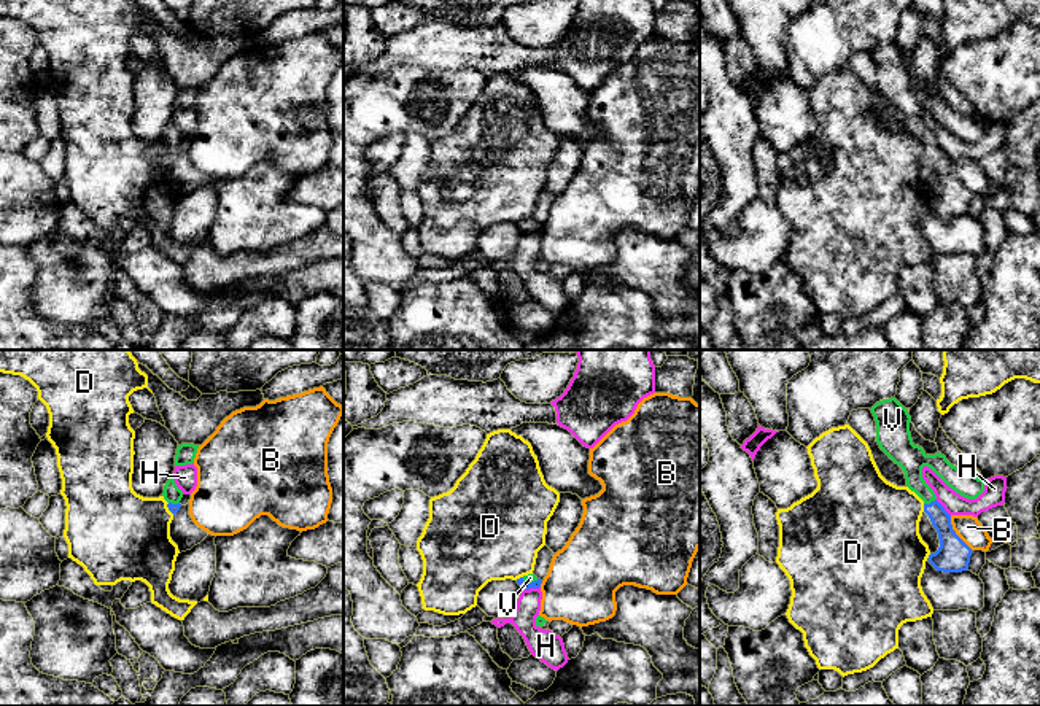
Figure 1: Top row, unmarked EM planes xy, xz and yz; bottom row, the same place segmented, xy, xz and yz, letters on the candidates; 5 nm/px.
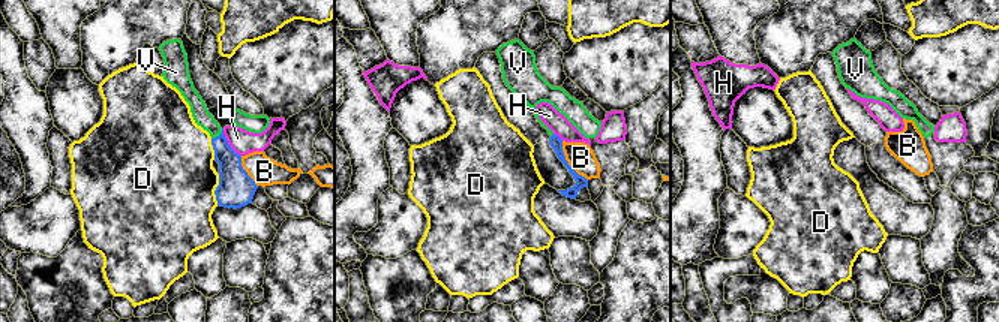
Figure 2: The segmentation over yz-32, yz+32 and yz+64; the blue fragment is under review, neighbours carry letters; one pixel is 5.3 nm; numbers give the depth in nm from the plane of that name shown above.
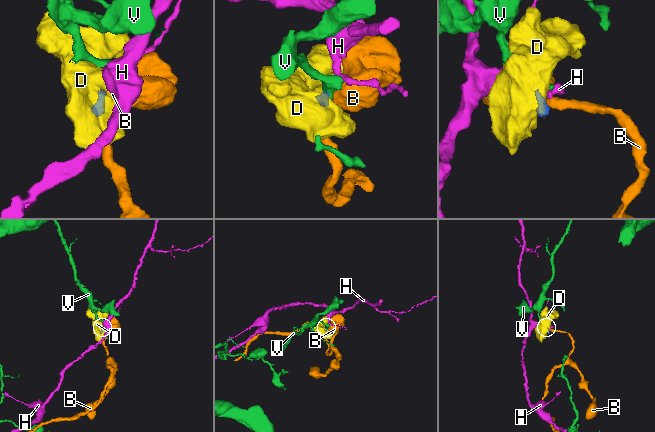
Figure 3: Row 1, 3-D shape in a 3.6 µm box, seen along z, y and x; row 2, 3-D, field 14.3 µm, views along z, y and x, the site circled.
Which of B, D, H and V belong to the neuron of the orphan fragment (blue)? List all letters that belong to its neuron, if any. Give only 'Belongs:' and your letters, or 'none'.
Belongs: V

